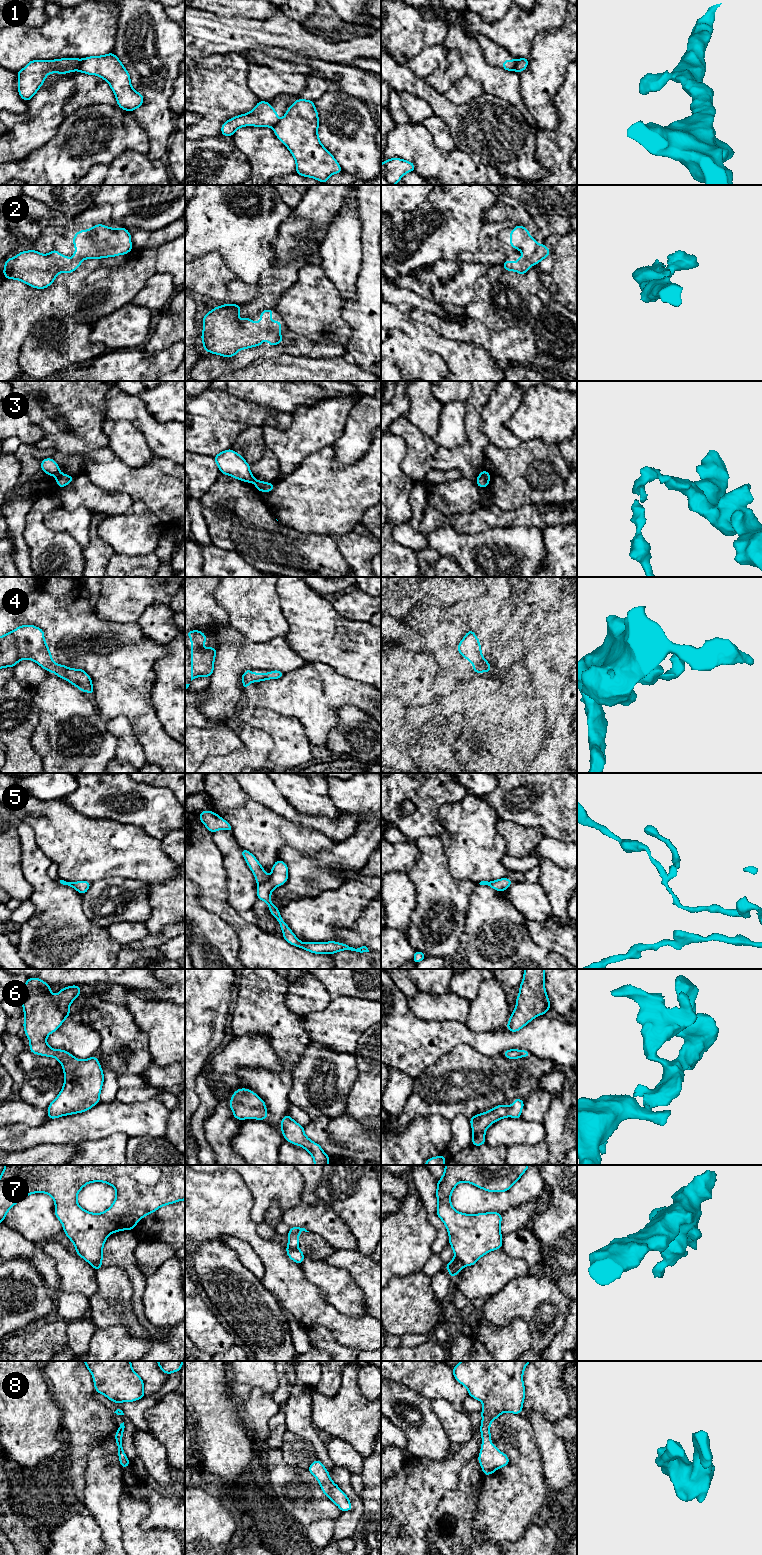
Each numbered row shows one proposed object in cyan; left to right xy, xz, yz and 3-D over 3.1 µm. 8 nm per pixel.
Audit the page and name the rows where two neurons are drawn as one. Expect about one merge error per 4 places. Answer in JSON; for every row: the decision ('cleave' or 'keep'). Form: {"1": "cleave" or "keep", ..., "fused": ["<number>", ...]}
{"1": "cleave", "2": "keep", "3": "cleave", "4": "keep", "5": "cleave", "6": "keep", "7": "cleave", "8": "keep", "fused": ["1", "3", "5", "7"]}

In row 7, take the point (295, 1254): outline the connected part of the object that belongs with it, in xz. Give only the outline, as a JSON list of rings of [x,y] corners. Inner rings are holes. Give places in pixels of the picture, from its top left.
[[[287,1246],[286,1252],[288,1257],[292,1259],[295,1263],[302,1264],[304,1260],[304,1254],[299,1248],[290,1248]]]

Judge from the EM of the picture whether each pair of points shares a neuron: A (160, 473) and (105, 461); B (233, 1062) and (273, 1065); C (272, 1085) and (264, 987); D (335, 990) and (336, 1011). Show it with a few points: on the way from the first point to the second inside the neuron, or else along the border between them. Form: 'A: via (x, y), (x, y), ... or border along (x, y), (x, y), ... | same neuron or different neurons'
A: via (146, 475), (119, 475) | same neuron
B: via (243, 1059), (263, 1059) | same neuron
C: via (287, 1061), (287, 1035), (265, 1011) | same neuron
D: border along (358, 997), (332, 998) | different neurons

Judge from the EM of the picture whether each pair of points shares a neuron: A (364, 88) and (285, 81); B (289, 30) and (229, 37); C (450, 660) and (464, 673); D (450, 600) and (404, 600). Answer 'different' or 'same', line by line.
A: different
B: same
C: same
D: same

